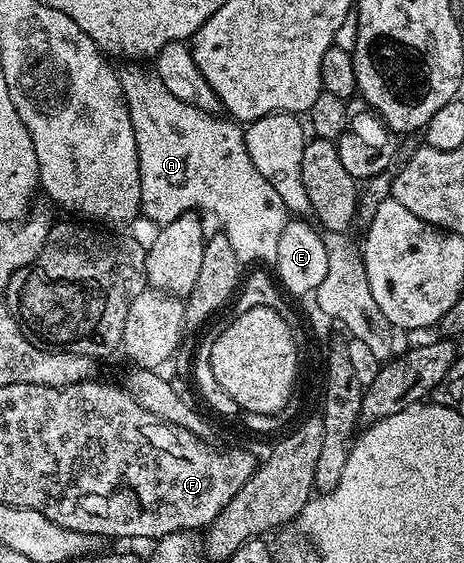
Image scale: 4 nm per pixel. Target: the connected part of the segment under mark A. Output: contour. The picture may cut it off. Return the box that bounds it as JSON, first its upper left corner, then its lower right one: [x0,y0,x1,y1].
[119,61,287,265]

